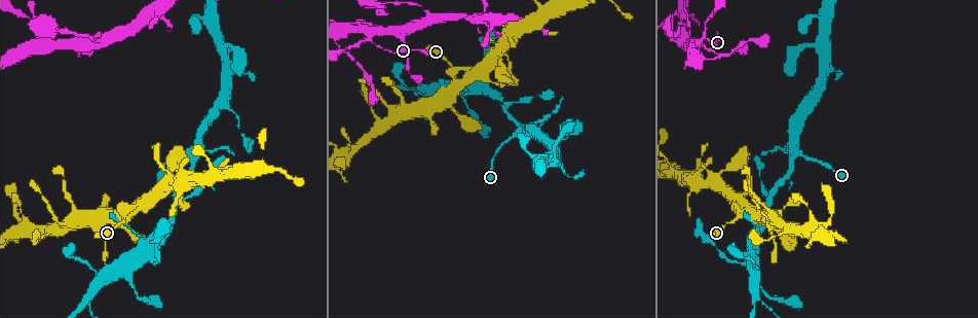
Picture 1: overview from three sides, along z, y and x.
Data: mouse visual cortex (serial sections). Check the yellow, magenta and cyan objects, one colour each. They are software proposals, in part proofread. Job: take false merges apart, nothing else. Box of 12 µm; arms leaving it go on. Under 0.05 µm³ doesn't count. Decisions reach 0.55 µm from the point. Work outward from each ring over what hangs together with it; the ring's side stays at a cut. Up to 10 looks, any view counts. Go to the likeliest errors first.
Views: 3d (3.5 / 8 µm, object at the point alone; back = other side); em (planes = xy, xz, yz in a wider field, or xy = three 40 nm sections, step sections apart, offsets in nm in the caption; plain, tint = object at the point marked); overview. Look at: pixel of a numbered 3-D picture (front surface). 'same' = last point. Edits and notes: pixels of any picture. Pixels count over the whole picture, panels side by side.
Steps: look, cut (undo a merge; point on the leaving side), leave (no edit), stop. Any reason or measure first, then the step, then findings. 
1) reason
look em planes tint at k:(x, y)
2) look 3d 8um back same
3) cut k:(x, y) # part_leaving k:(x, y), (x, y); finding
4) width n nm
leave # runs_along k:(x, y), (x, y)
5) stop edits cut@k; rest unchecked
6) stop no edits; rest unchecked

look 3d 3.5um at 1:(697, 45)

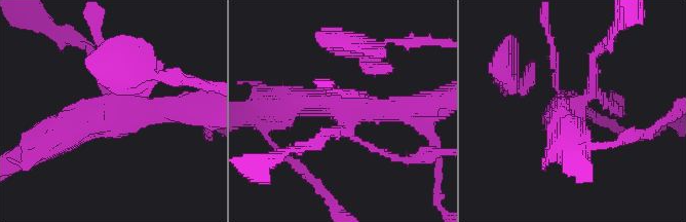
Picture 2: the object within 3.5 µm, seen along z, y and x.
now the EM
look em xy step 2 tint at 2:(351, 113)

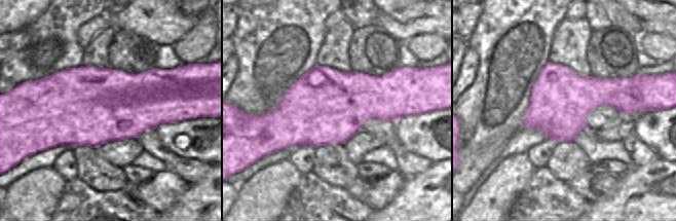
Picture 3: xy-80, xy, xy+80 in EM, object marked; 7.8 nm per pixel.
leave # runs_along 2:(613, 104), (589, 95), (566, 107); one cell here

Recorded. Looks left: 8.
small branch off a trunk
look 3d 3.5um at 1:(103, 41)

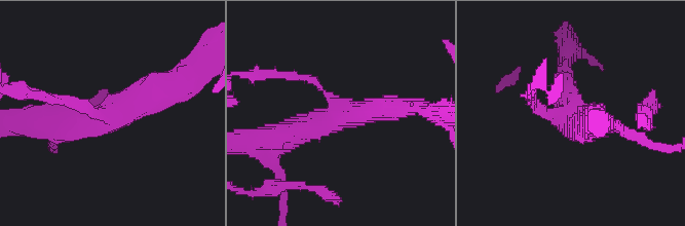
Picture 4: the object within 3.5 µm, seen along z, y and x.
arms 3; arm_widths 150, 350, 400 nm; shape alone is not enough
look em xy step 1 tint at 4:(570, 117)

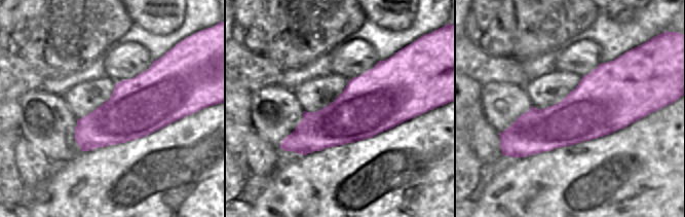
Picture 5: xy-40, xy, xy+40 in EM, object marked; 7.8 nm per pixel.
width 480 nm
leave # runs_along 4:(48, 119), (99, 123), (170, 85); one cell here

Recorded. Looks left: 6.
calibre changes
look 3d 3.5um at 1:(401, 106)

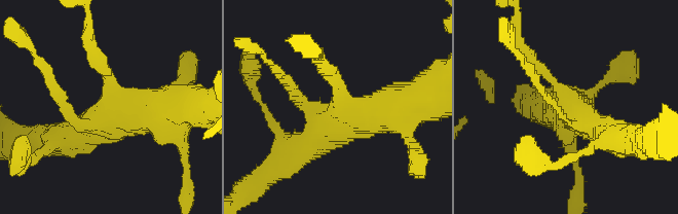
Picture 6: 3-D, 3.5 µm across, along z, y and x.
need the tissue
look em xy step 2 plain at 6:(112, 98)

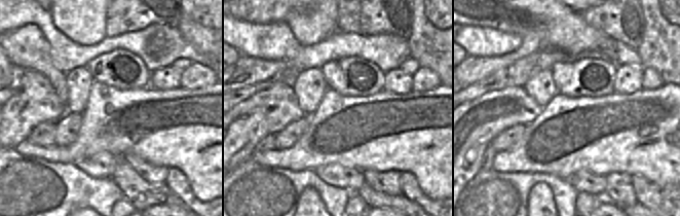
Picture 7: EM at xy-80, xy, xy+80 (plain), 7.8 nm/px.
where the object lies
look em xy step 2 tint same

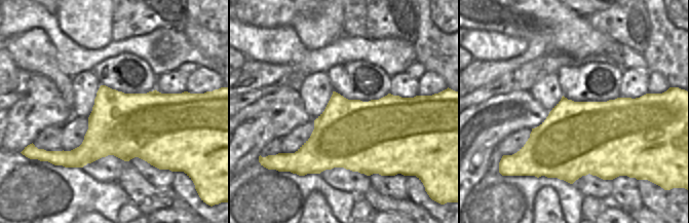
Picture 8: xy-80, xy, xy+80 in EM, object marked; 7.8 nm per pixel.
leave # runs_along 6:(421, 96), (336, 122), (302, 148); continuous, no second cell

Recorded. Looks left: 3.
branch point
look 3d 3.5um at 1:(518, 130)

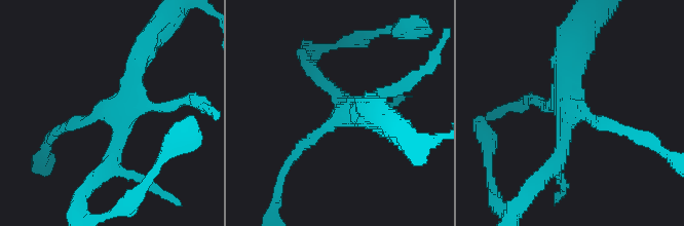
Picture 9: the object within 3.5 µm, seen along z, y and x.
look em xy step 2 tint at 9:(114, 110)

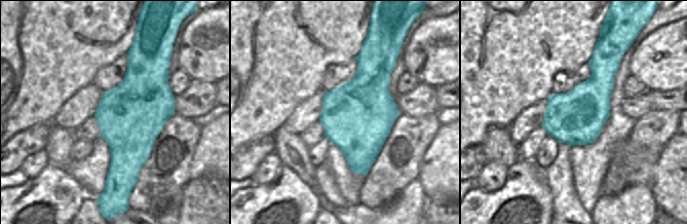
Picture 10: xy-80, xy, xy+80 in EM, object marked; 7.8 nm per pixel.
cut it another way
look em planes tint same

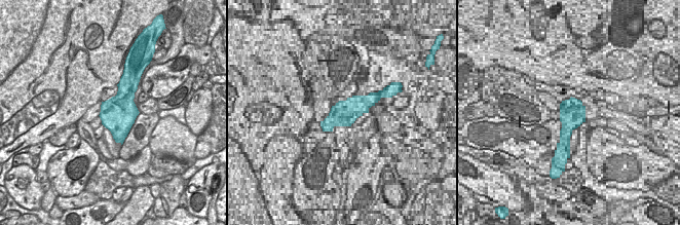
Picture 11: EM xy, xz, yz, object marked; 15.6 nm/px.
leave # runs_along 9:(615, 126), (573, 111), (549, 171); one cell here

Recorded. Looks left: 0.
stop no edits; rest unchecked

